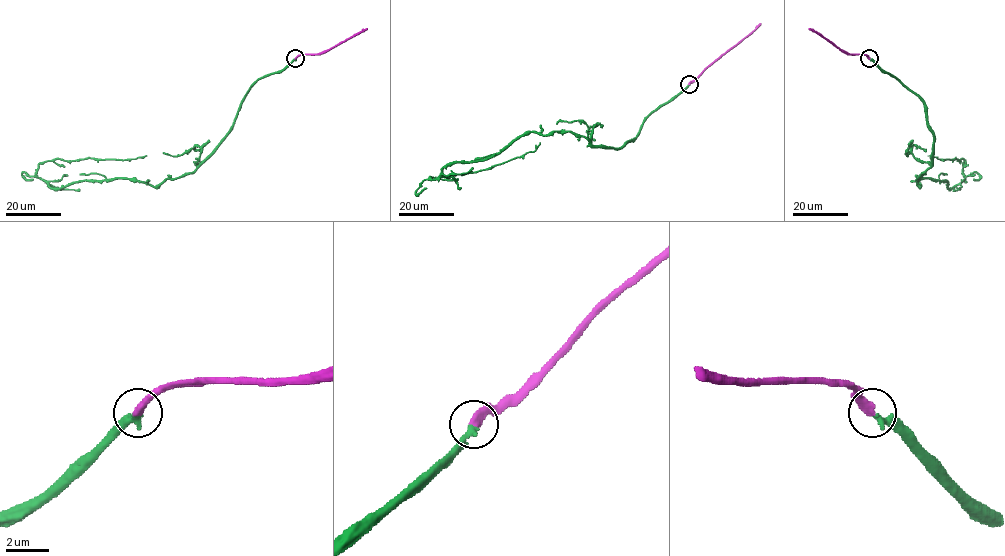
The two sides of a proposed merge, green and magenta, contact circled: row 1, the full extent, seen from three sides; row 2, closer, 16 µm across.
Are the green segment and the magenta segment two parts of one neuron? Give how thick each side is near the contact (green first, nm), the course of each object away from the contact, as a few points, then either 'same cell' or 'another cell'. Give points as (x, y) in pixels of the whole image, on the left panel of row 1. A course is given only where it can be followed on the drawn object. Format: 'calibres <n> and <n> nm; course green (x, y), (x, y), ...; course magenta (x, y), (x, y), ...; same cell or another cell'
calibres 280 and 420 nm; course green (295, 59), (252, 85), (189, 174), (59, 188), (36, 174), (57, 158), (146, 156); course magenta (295, 59), (300, 55), (320, 54), (367, 28); same cell

